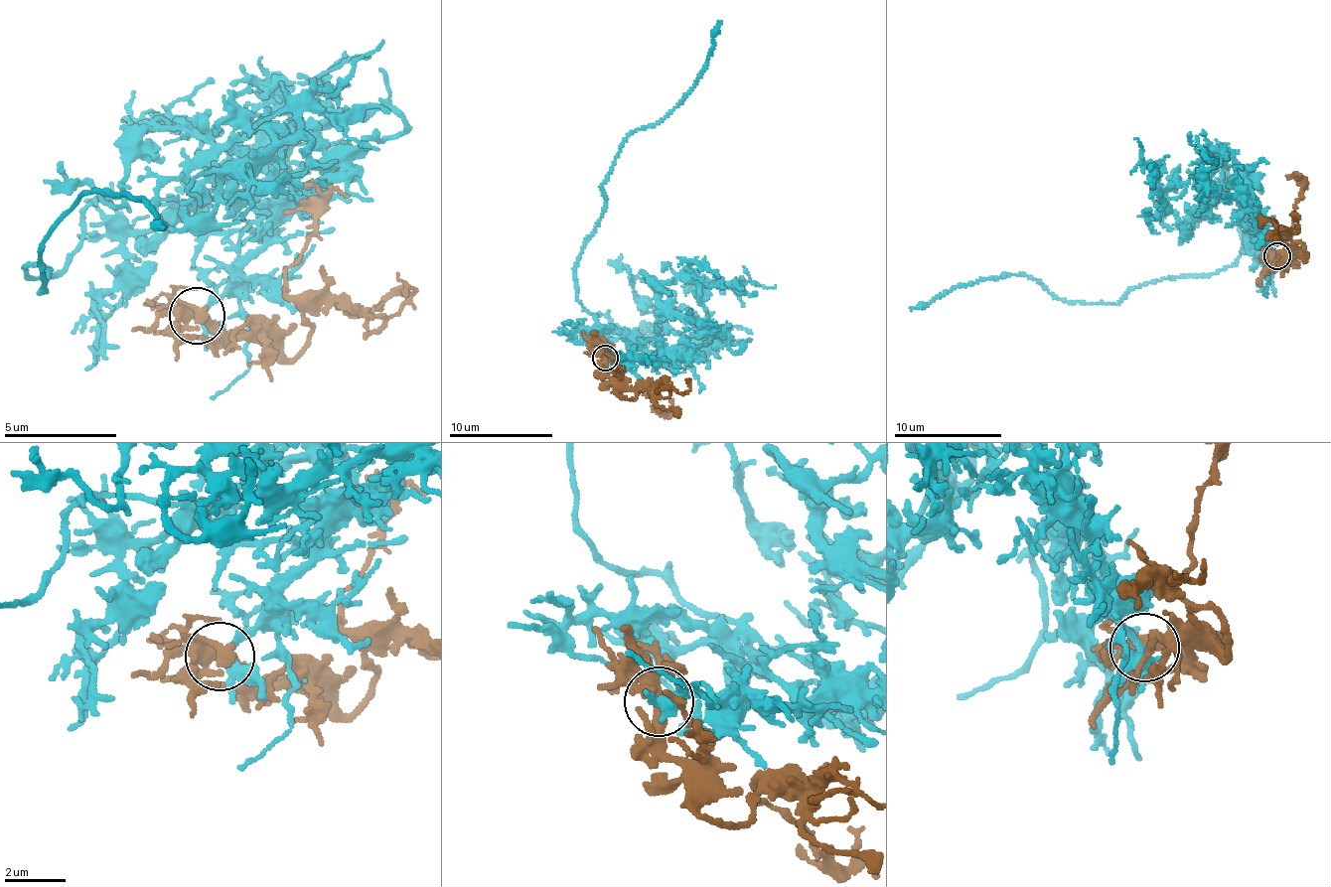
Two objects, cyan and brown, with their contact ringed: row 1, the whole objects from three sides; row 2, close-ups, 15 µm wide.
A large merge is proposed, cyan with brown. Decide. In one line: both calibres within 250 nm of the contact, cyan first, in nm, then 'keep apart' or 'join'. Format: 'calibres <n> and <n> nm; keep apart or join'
calibres 240 and 380 nm; join

